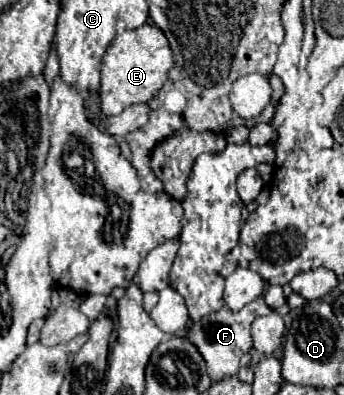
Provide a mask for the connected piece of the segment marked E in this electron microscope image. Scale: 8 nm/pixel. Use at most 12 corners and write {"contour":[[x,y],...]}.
{"contour":[[151,23],[117,31],[101,61],[99,113],[149,103],[173,55]]}

